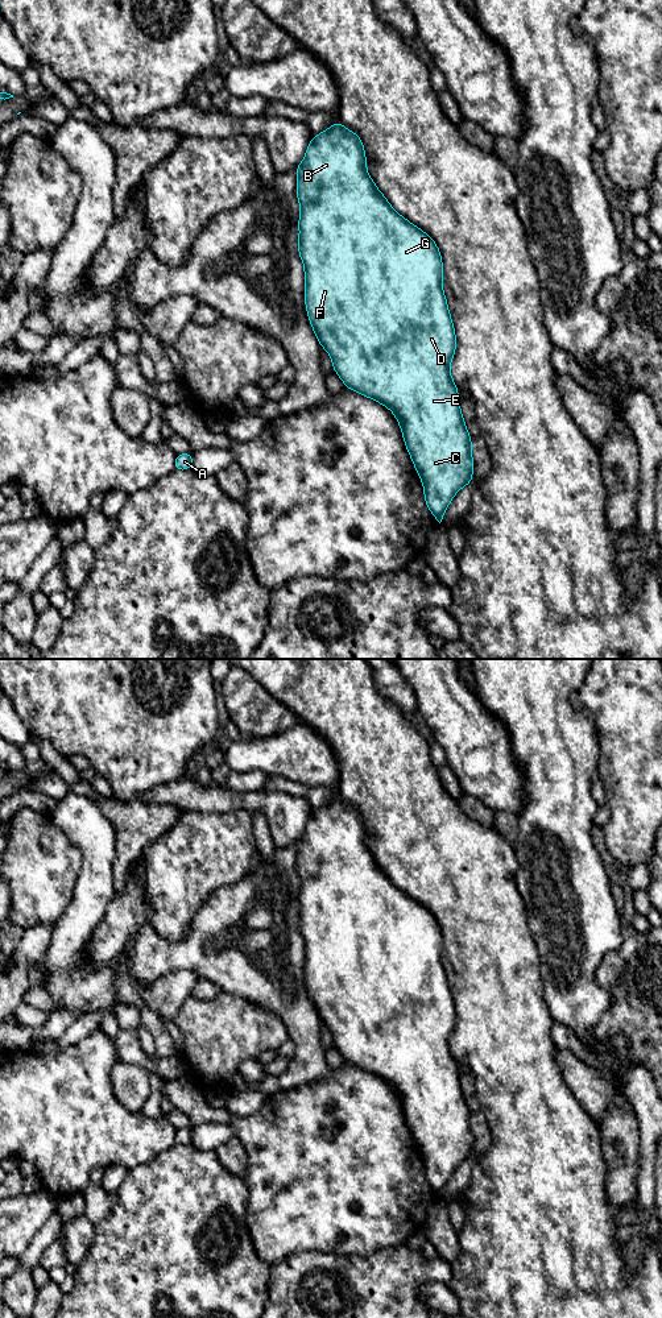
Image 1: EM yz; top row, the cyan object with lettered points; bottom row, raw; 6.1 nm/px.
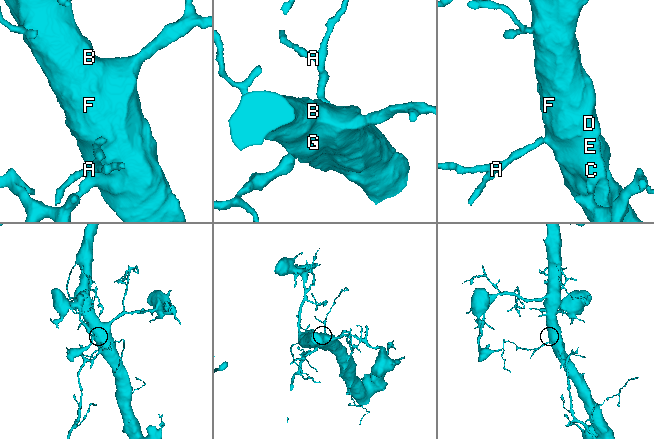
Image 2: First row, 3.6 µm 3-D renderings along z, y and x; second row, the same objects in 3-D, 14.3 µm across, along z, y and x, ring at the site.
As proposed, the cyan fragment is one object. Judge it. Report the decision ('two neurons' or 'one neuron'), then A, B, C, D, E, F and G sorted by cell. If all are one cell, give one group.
one neuron; A B C D E F G

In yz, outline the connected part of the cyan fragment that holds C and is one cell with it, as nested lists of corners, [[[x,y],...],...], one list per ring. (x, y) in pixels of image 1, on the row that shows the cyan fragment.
[[[335,121],[331,128],[311,138],[305,159],[295,169],[298,171],[297,196],[301,204],[298,252],[305,265],[305,303],[309,320],[320,347],[330,353],[334,372],[339,374],[346,387],[380,402],[390,409],[398,419],[405,445],[423,484],[426,505],[440,523],[456,492],[472,482],[473,472],[471,453],[472,438],[466,430],[459,405],[459,393],[450,374],[450,364],[456,349],[456,337],[442,289],[443,265],[440,252],[430,236],[396,212],[386,198],[378,191],[367,173],[363,141],[339,121]]]

